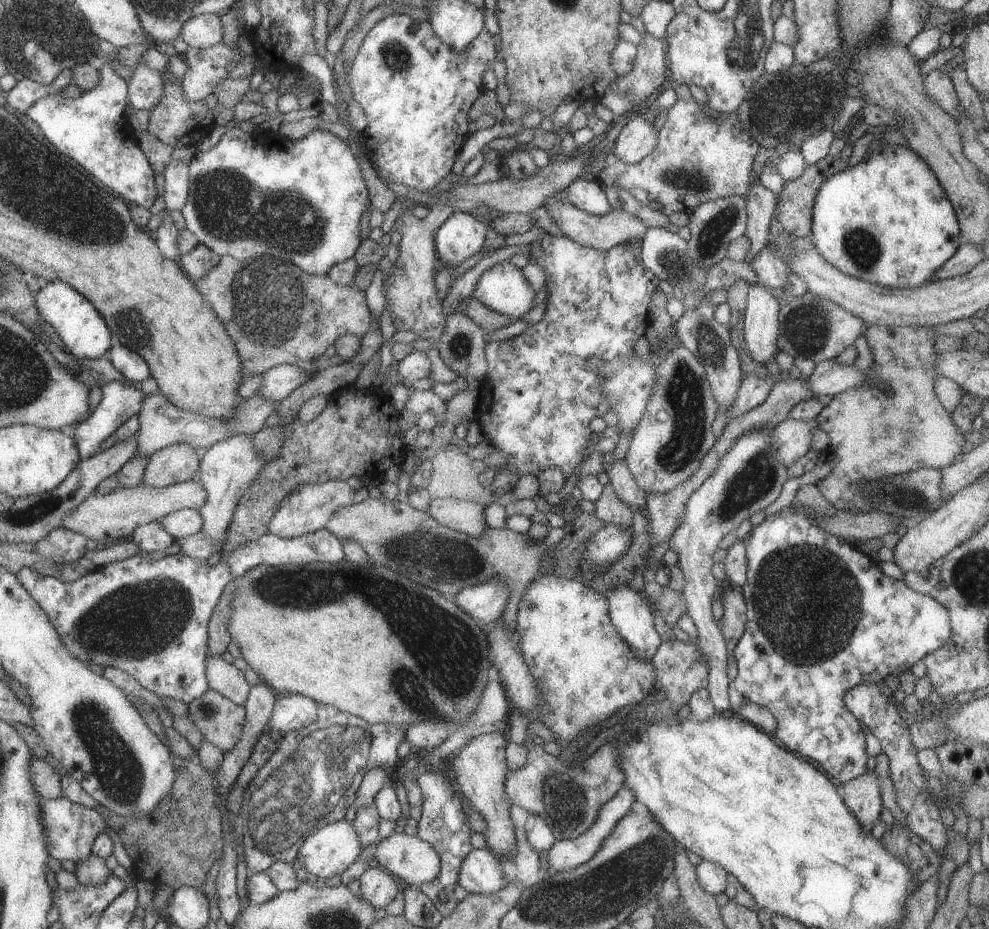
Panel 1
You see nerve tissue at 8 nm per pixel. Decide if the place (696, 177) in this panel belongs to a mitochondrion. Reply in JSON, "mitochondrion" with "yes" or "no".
{"mitochondrion":"yes"}

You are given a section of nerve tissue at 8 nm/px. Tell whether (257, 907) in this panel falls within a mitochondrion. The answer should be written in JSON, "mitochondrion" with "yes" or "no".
{"mitochondrion":"no"}

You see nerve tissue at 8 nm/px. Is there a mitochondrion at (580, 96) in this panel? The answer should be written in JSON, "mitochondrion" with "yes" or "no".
{"mitochondrion":"no"}

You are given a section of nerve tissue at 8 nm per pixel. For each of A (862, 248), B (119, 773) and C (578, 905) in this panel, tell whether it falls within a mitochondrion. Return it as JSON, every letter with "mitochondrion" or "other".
{"A":"mitochondrion","B":"mitochondrion","C":"mitochondrion"}

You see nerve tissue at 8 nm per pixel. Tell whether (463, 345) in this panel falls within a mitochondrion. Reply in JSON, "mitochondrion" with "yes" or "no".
{"mitochondrion":"yes"}

